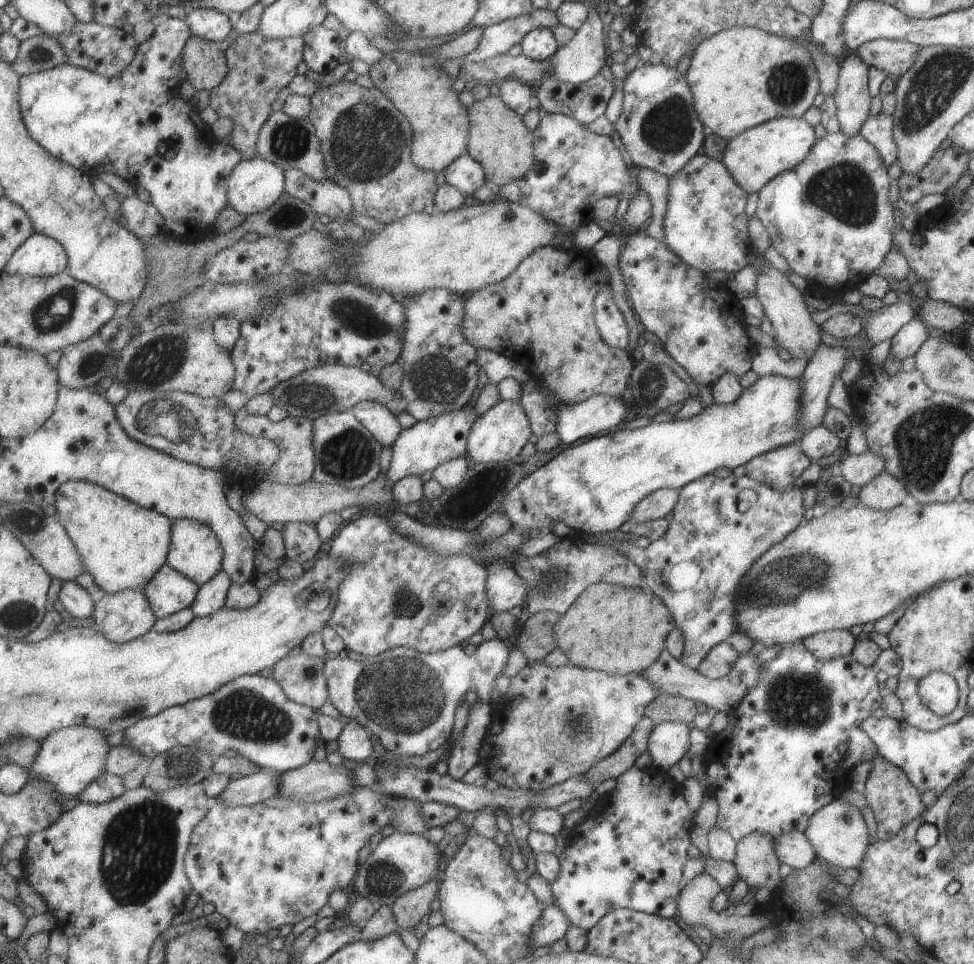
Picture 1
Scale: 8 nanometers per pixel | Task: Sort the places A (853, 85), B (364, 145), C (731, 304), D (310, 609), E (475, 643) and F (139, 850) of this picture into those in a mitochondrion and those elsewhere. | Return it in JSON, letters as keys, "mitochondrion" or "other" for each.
{"A":"other","B":"mitochondrion","C":"other","D":"other","E":"other","F":"mitochondrion"}

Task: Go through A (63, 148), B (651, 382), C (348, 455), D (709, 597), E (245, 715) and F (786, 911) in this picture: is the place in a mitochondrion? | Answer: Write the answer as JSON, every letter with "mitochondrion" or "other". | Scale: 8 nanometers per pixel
{"A":"other","B":"mitochondrion","C":"mitochondrion","D":"mitochondrion","E":"mitochondrion","F":"other"}

